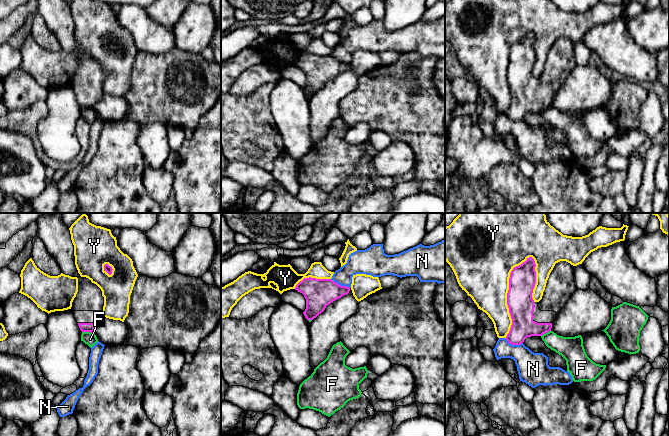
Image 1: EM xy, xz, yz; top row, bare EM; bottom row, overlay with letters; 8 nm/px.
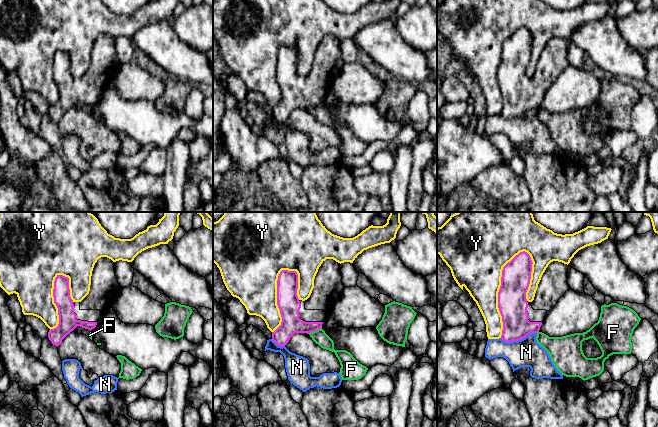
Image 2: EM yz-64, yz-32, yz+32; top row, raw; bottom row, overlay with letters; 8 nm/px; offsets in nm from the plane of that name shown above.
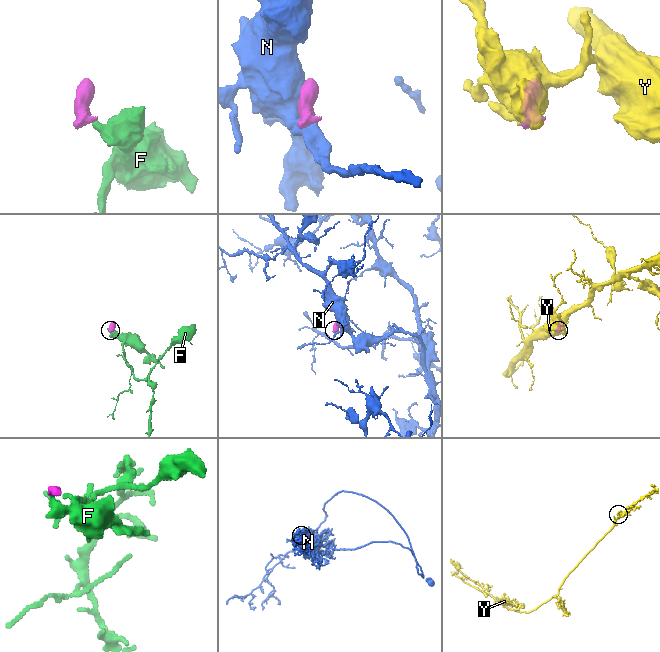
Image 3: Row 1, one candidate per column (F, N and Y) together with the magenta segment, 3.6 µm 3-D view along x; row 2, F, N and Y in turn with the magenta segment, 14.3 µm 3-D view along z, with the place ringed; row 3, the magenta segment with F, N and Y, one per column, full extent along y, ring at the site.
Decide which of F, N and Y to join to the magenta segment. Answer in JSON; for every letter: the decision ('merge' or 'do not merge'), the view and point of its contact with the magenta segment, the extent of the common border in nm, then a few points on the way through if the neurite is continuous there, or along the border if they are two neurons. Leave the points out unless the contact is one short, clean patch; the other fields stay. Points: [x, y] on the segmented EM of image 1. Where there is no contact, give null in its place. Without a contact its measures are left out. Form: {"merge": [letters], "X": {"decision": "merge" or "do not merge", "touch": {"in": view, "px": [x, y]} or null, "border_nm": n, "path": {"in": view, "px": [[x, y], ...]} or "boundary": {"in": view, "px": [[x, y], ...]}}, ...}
{"merge": [], "F": {"decision": "do not merge", "touch": {"in": "xy", "px": [87, 331]}, "border_nm": 90, "boundary": {"in": "xy", "px": [[82, 331], [92, 332]]}}, "N": {"decision": "do not merge", "touch": {"in": "xz", "px": [340, 285]}, "border_nm": 180, "boundary": {"in": "xz", "px": [[330, 279], [349, 288]]}}, "Y": {"decision": "do not merge", "touch": {"in": "yz", "px": [507, 294]}, "border_nm": 700}}

